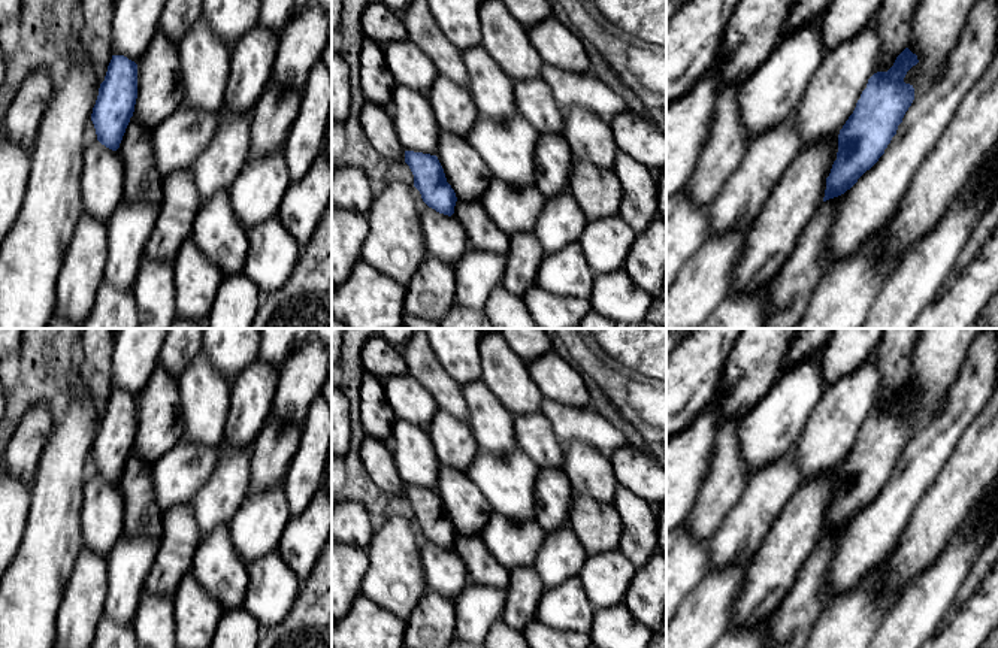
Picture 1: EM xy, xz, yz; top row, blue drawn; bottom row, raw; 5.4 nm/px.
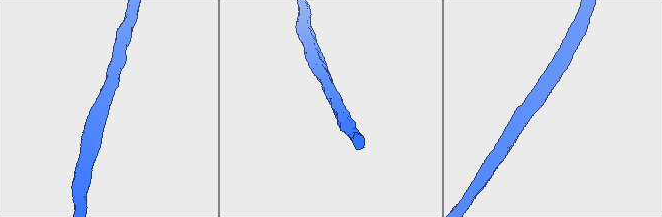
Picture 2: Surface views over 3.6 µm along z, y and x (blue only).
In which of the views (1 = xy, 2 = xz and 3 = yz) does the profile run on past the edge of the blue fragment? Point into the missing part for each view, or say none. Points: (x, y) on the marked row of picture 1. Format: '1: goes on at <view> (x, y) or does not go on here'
1: does not go on here
2: does not go on here
3: does not go on here

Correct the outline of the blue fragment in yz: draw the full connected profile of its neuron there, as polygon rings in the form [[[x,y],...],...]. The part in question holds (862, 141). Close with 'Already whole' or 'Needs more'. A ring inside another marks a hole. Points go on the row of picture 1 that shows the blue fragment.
[[[905,48],[887,72],[877,72],[868,79],[867,88],[862,91],[853,113],[840,130],[837,160],[826,178],[823,202],[850,190],[884,154],[884,149],[896,134],[898,125],[914,100],[914,88],[905,84],[904,78],[917,63],[917,55]]]. Already whole

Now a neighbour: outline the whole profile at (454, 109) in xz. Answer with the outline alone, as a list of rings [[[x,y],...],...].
[[[439,75],[427,97],[439,128],[466,139],[480,118],[471,91]]]

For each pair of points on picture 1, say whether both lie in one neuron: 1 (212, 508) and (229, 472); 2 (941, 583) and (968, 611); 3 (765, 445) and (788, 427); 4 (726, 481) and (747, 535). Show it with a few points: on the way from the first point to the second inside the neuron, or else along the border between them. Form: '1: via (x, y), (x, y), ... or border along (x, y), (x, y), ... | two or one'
1: via (218, 499), (229, 481) | one
2: border along (973, 568), (937, 629) | two
3: via (771, 439), (782, 429) | one
4: border along (749, 477), (741, 499), (714, 533) | two

